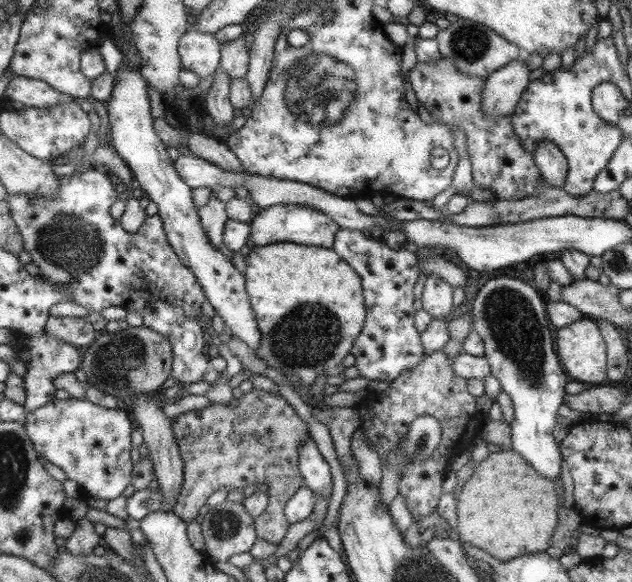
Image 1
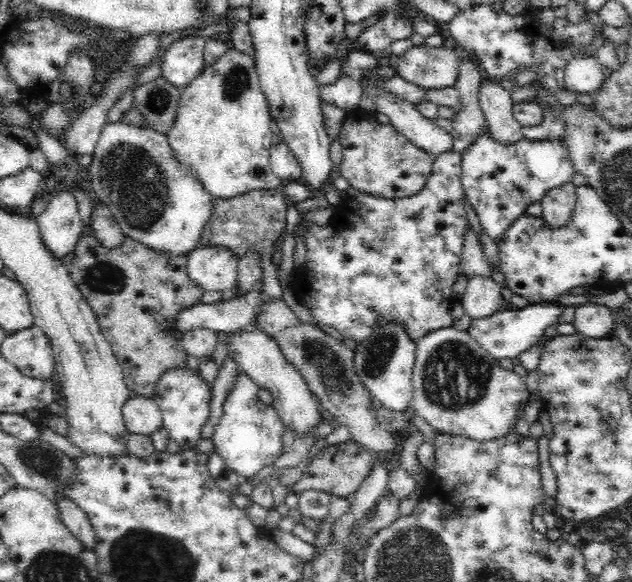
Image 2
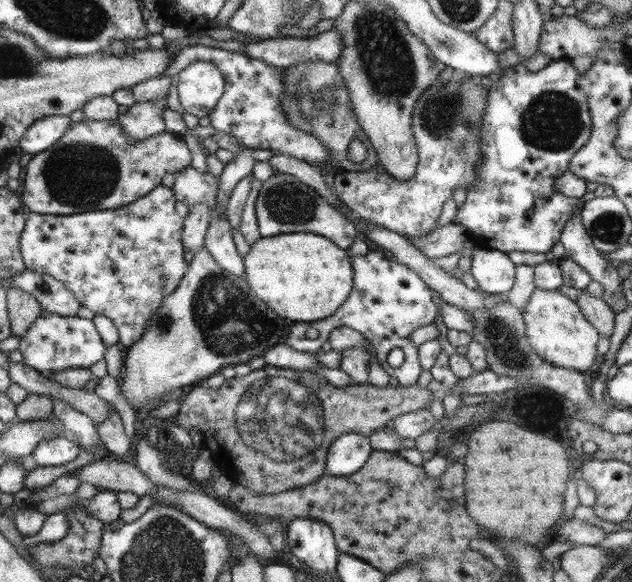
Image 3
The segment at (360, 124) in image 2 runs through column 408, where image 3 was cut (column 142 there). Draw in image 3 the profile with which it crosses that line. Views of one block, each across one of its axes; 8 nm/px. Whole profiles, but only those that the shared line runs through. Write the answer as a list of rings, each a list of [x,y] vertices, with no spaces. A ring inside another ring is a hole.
[[[82,119],[79,123],[71,122],[65,129],[65,132],[61,135],[61,138],[53,144],[52,148],[34,154],[32,158],[29,159],[25,166],[25,174],[23,174],[20,203],[25,208],[26,213],[33,212],[35,214],[51,214],[53,216],[67,216],[94,210],[116,209],[145,196],[145,194],[153,190],[155,185],[158,185],[161,182],[161,178],[163,178],[167,172],[176,173],[178,170],[189,166],[189,162],[191,162],[191,154],[189,154],[189,150],[185,147],[183,139],[171,132],[164,131],[163,133],[158,133],[156,136],[144,138],[143,140],[132,140],[132,138],[127,138],[126,134],[122,133],[121,127],[114,120]]]

